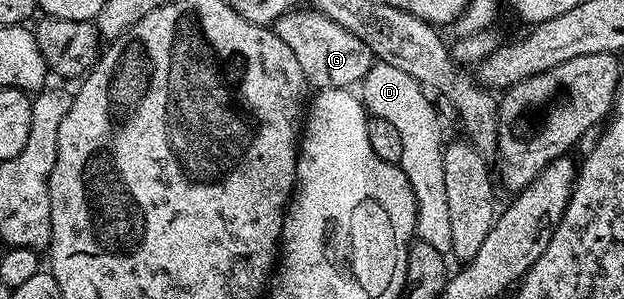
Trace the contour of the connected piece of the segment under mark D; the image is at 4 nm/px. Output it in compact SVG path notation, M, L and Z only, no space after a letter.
M376 61L361 82L360 89L368 113L393 125L402 139L402 157L398 167L415 193L417 238L439 251L449 252L452 242L447 212L444 143L436 111L423 92L423 86L402 69Z

